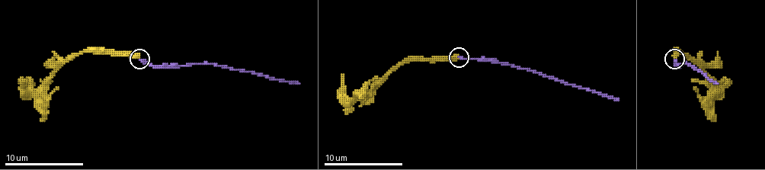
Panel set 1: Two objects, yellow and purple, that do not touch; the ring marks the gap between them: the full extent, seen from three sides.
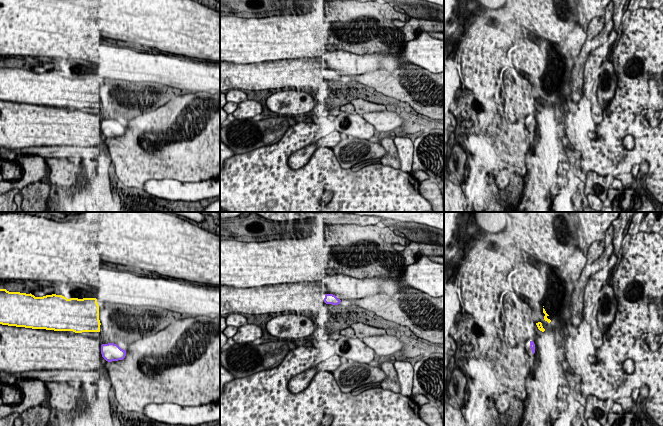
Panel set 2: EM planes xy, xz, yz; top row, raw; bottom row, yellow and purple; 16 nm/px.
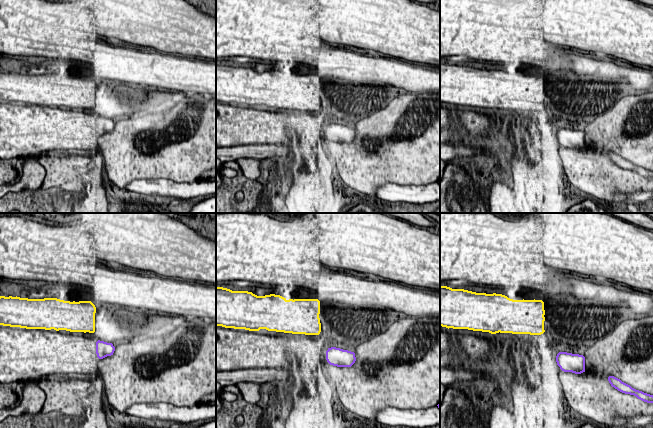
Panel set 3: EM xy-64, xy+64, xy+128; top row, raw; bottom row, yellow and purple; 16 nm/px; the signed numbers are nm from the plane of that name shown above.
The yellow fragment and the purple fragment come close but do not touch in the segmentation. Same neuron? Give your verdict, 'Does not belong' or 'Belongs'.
Does not belong

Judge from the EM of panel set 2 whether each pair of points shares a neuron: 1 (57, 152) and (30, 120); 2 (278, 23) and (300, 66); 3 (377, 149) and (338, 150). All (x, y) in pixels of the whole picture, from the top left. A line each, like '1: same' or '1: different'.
1: different
2: different
3: same

